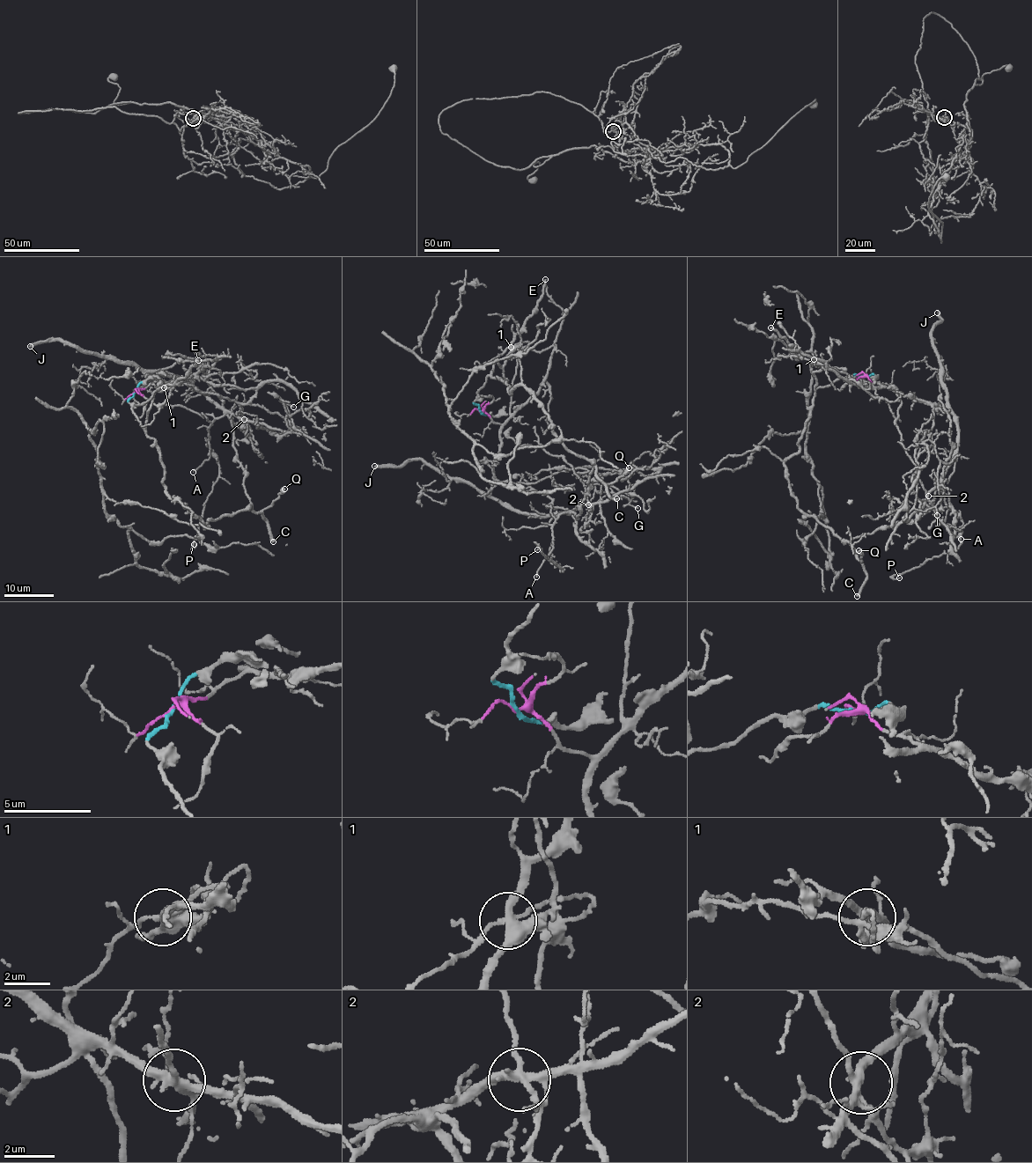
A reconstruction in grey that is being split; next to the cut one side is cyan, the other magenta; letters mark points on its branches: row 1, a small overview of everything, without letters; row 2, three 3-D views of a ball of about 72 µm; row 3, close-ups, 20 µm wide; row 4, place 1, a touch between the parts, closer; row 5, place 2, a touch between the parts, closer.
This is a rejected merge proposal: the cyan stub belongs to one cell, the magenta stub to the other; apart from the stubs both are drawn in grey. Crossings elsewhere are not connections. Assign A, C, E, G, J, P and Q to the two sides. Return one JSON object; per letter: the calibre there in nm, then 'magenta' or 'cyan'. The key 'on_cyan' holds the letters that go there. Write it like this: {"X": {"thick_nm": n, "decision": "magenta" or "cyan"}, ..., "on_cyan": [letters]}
{"A": {"thick_nm": 120, "decision": "magenta"}, "C": {"thick_nm": 400, "decision": "cyan"}, "E": {"thick_nm": 240, "decision": "cyan"}, "G": {"thick_nm": 100, "decision": "magenta"}, "J": {"thick_nm": 320, "decision": "magenta"}, "P": {"thick_nm": 120, "decision": "magenta"}, "Q": {"thick_nm": 280, "decision": "cyan"}, "on_cyan": ["C", "E", "Q"]}

